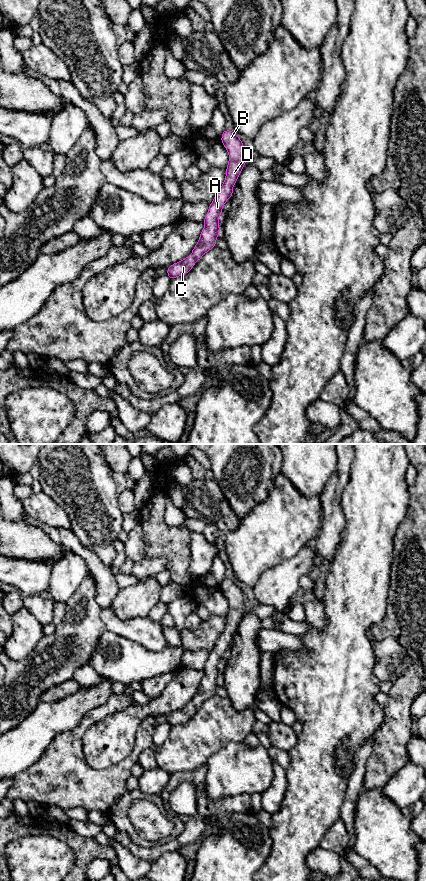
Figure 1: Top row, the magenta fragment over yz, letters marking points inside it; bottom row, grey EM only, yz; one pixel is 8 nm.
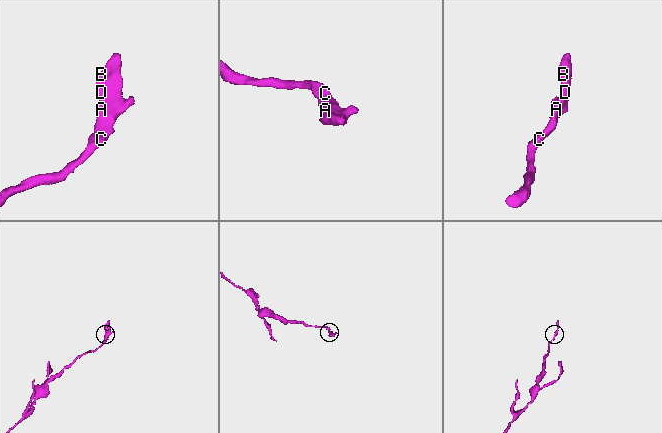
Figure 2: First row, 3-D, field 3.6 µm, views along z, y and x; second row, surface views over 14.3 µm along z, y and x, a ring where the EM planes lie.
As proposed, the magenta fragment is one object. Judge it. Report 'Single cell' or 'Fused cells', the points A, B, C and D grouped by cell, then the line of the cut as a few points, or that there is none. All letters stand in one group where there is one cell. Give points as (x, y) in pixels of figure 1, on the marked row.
Single cell. Groups: A B C D. No split

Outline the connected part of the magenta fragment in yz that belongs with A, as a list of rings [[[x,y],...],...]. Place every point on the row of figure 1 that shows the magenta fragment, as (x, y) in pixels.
[[[224,129],[221,142],[229,154],[225,181],[216,193],[214,200],[209,205],[208,212],[203,221],[205,227],[191,255],[168,267],[167,276],[170,279],[187,274],[205,253],[216,246],[216,239],[220,233],[218,219],[222,213],[222,208],[226,201],[232,197],[233,186],[238,180],[247,161],[244,154],[244,145],[242,140],[238,138],[237,133]]]

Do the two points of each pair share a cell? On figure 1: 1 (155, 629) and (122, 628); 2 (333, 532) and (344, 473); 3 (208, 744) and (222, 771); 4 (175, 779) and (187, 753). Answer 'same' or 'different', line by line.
1: same
2: same
3: different
4: different

